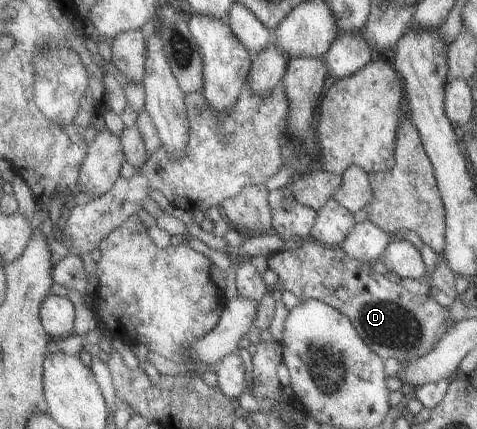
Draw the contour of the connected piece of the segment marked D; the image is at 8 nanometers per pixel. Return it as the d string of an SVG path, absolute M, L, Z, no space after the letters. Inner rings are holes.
M308 240L302 247L277 251L267 257L267 267L278 275L275 289L291 291L300 300L315 299L336 308L345 315L362 341L372 348L382 359L395 359L413 362L430 353L454 325L446 306L440 305L430 294L415 294L404 288L399 281L392 282L383 274L371 270L371 263L351 258L340 246L327 246L313 240Z

